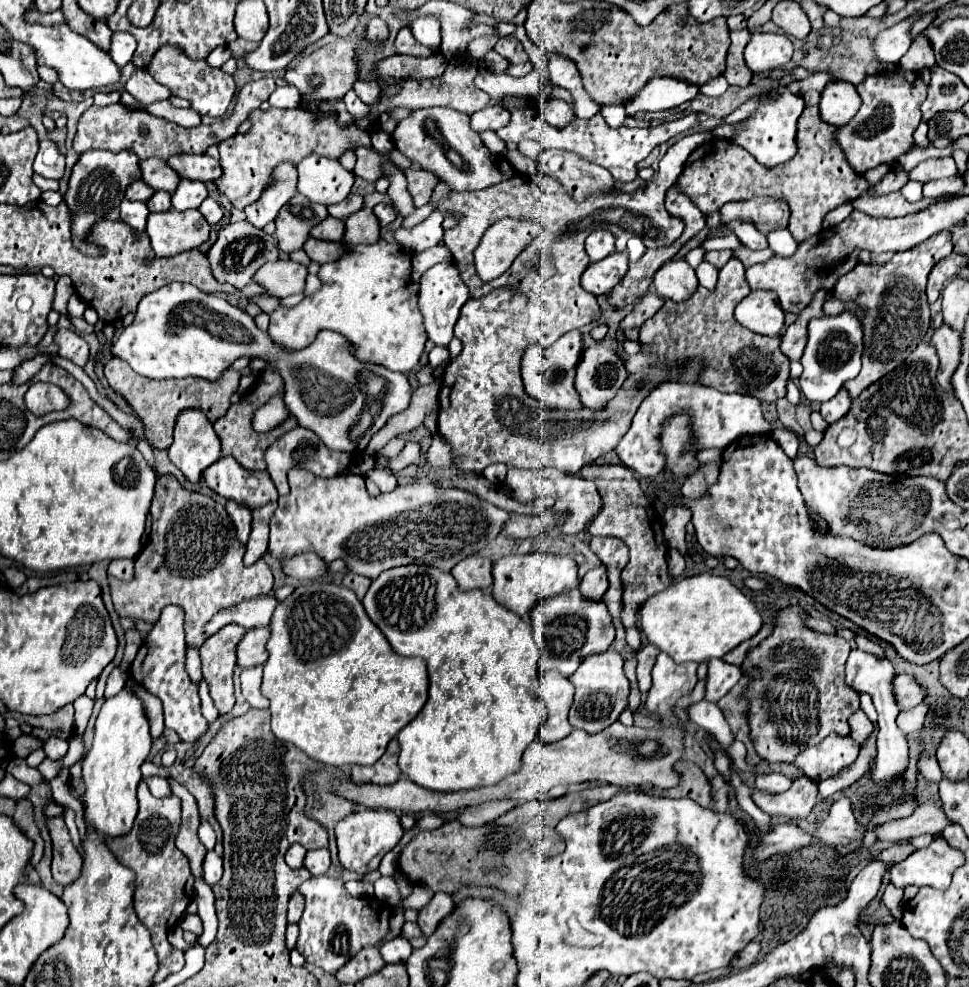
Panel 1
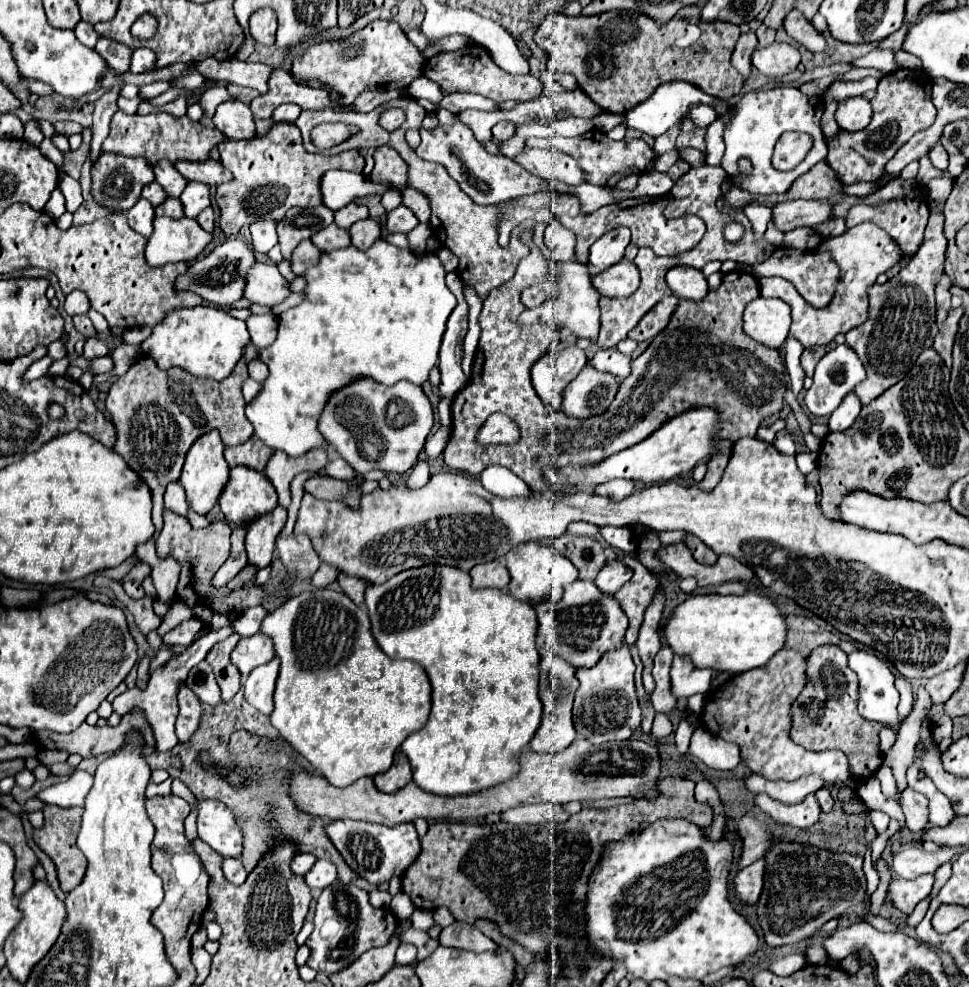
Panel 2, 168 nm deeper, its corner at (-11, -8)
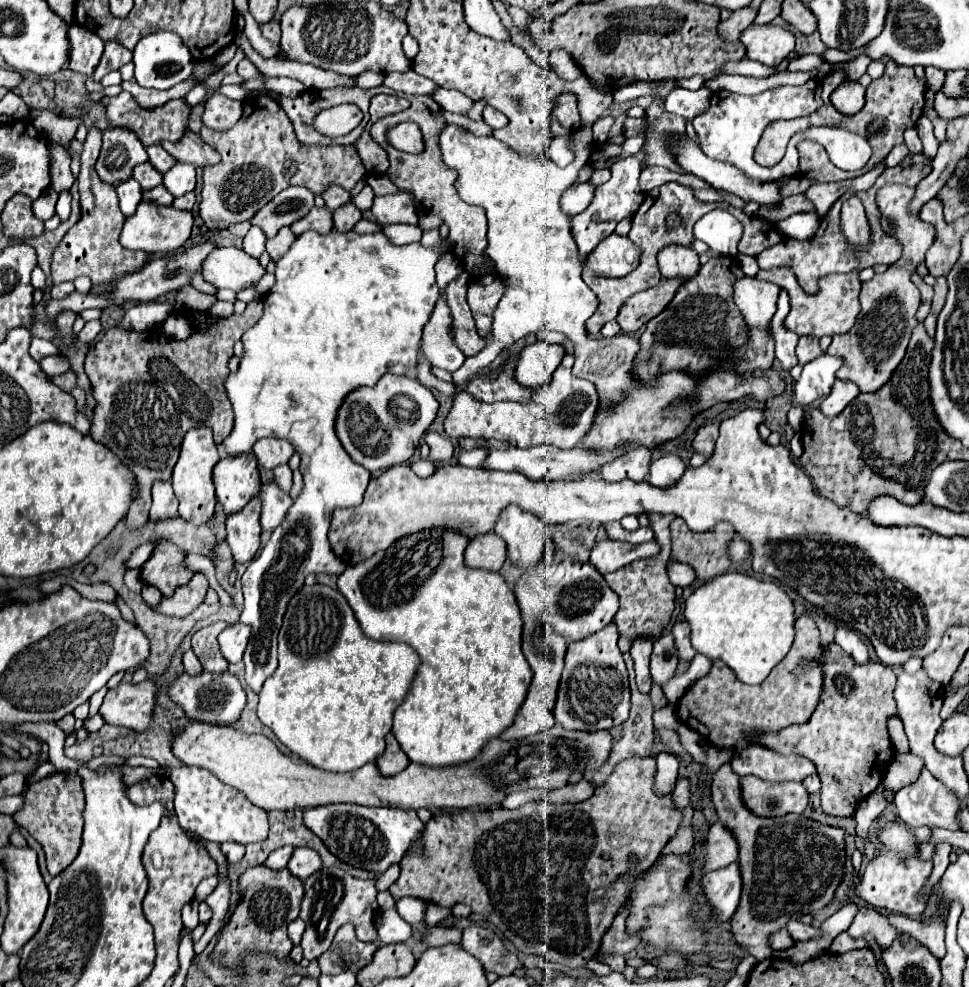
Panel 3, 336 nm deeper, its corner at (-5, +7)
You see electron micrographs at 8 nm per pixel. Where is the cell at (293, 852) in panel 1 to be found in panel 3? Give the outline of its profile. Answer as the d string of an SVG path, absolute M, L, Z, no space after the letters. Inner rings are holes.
M282 846L280 850L274 850L268 858L266 858L266 866L268 868L272 868L272 870L282 870L282 868L286 868L286 864L288 864L288 860L290 860L290 856L292 856L292 846Z

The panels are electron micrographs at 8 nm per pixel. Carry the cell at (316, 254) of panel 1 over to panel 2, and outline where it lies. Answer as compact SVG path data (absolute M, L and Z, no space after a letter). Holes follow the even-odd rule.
M302 241L290 259L292 271L296 275L302 275L306 271L306 267L312 267L314 263L318 263L318 257L322 257L322 251L318 247L314 247L312 241Z

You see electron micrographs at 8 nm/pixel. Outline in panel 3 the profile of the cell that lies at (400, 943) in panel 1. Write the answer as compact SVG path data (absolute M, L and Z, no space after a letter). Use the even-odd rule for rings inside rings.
M396 908L380 910L376 916L376 928L378 928L378 942L380 944L396 944L396 942L408 942L412 936L412 926L396 912Z

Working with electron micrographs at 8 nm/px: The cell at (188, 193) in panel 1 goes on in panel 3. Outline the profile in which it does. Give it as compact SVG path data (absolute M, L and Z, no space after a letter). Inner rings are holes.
M178 162L164 174L164 186L172 196L184 196L196 186L196 168L192 164Z

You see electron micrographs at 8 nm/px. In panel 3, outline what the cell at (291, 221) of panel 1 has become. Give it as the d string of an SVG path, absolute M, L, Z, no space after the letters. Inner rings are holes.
M290 186L256 212L250 224L262 228L262 232L272 238L282 226L290 226L306 216L310 208L314 208L314 194L308 188Z

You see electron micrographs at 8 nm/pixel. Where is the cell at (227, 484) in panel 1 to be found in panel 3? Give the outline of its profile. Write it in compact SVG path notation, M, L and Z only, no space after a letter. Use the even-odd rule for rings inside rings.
M252 452L224 458L214 468L216 498L224 512L238 512L260 492L258 464Z

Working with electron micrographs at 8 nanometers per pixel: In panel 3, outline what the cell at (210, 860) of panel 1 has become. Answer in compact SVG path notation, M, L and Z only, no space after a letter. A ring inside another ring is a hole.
M224 842L220 848L222 848L224 856L228 858L228 862L238 862L238 860L242 860L242 856L244 856L244 846L242 846L242 844Z

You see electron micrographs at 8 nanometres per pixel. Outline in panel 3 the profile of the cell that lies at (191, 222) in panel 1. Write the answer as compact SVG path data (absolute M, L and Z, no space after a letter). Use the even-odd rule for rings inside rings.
M140 202L136 212L126 218L122 234L120 234L120 244L128 250L164 250L164 254L168 252L176 252L184 246L184 242L188 240L192 230L192 214L184 212L184 210L176 210L172 206L158 206L158 204L148 204L148 202Z

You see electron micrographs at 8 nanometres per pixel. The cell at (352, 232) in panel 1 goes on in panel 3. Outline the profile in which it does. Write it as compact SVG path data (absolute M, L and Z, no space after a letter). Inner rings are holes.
M350 202L350 204L342 204L340 208L336 208L332 212L332 220L334 220L334 230L338 232L348 232L352 230L352 226L362 218L360 210Z

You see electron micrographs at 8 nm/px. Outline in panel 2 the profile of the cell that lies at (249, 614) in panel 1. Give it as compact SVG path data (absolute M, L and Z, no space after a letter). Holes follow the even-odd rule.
M226 625L226 627L218 629L218 631L208 631L206 635L198 637L190 649L186 649L182 655L170 659L170 661L164 663L162 667L158 667L158 669L152 673L146 689L134 687L134 689L128 689L126 693L118 695L118 697L114 699L114 703L112 703L114 711L116 711L118 715L126 715L132 707L140 707L140 709L146 713L146 719L148 719L148 723L150 723L152 729L154 729L158 751L170 751L170 747L174 747L174 745L178 743L176 733L174 733L174 721L176 721L176 715L178 715L178 703L176 703L178 685L186 679L186 675L188 675L188 671L190 671L192 667L196 667L200 661L206 659L208 651L210 651L216 643L224 641L224 639L230 637L232 633L234 633L234 627L232 627L232 625Z

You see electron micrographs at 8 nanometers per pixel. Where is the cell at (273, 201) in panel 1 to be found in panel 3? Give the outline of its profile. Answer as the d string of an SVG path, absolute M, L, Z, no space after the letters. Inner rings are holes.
M250 228L250 232L244 236L244 242L242 242L242 250L248 252L248 256L252 258L260 258L260 254L264 252L264 244L266 244L266 236L260 228Z

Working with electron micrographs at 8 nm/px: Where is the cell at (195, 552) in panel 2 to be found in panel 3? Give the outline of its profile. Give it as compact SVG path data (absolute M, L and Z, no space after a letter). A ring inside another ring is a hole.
M156 480L152 484L152 508L150 508L150 520L158 522L164 518L178 516L176 512L178 500L174 496L174 491L170 481Z

